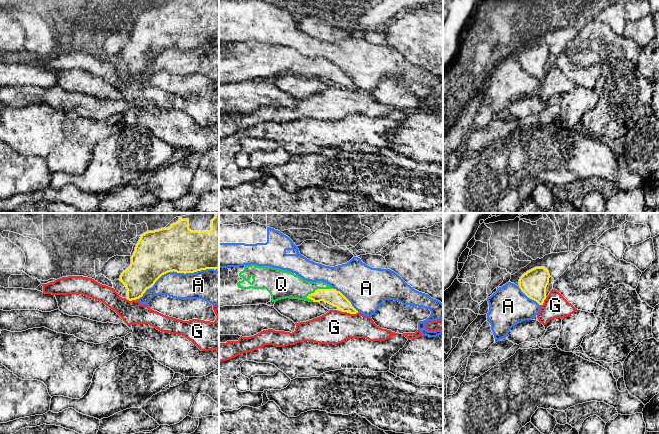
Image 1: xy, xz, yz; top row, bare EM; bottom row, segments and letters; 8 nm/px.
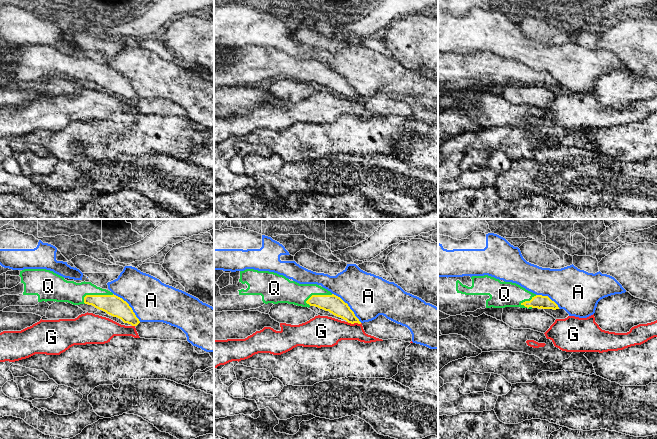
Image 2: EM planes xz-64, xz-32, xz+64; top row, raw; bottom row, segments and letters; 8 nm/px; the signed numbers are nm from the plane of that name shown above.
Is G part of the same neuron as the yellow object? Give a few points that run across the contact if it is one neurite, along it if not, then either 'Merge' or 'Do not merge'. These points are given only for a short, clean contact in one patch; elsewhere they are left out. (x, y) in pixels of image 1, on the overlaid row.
Line: xz (343, 311), (350, 313), (358, 312). Do not merge

